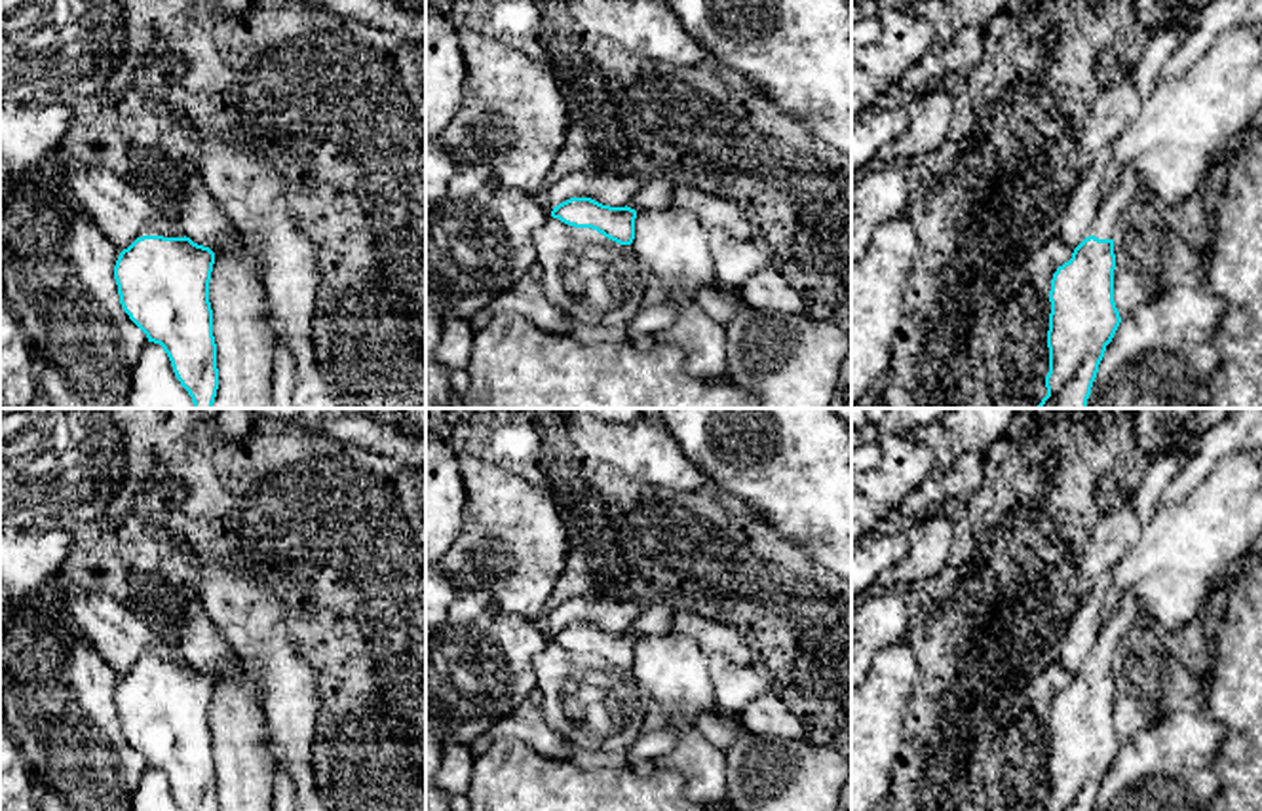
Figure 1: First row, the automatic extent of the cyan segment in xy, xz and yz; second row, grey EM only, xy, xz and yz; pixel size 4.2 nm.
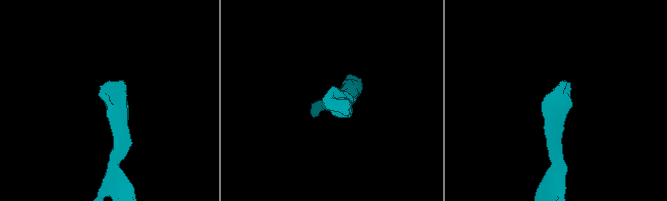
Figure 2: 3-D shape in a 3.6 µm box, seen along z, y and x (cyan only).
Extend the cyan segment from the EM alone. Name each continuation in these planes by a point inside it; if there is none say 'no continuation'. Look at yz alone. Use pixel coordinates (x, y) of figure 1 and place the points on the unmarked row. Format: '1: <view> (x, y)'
1: yz (1107, 646)

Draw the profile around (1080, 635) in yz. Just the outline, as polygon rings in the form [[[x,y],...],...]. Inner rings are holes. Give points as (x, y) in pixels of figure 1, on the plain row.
[[[1114,568],[1097,577],[1089,596],[1078,604],[1072,621],[1064,631],[1059,665],[1072,674],[1085,665],[1085,659],[1100,632],[1100,606],[1112,577]]]

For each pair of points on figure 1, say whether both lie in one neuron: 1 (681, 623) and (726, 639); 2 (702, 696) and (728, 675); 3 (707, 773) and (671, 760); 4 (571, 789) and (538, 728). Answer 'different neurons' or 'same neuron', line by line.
1: same neuron
2: different neurons
3: same neuron
4: different neurons

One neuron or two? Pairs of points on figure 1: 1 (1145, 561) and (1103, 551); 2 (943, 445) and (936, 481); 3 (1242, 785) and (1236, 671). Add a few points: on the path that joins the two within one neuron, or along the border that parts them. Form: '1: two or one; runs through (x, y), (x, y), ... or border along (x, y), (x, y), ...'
1: two; border along (1145, 523), (1137, 542), (1112, 566)
2: two; border along (979, 454), (966, 452), (945, 471), (937, 471)
3: one; runs through (1242, 756), (1242, 739), (1236, 734), (1236, 699)

